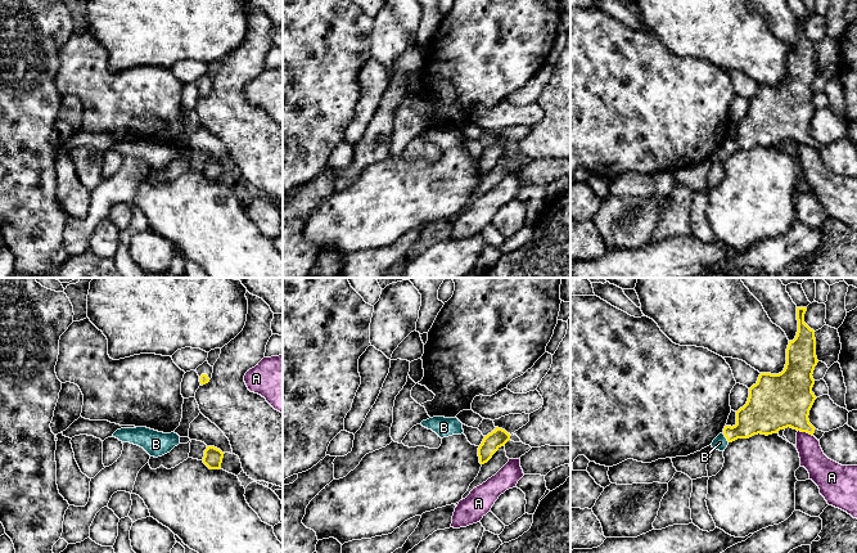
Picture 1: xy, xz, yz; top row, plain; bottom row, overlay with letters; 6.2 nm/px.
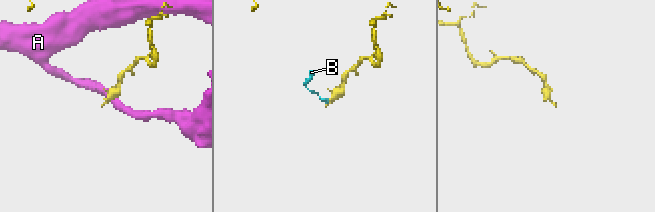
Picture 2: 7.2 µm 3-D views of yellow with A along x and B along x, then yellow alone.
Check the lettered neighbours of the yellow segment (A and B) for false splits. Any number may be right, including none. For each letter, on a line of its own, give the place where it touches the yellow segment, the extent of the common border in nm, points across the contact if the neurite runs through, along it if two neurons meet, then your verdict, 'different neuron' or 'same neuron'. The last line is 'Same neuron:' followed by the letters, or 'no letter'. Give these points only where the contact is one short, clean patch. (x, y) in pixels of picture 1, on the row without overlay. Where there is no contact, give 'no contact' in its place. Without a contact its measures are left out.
A: meets yellow in yz at (806, 143); contact 100 nm long; border along yz (798, 142), (806, 143), (812, 148); different neuron
B: meets yellow in yz at (725, 148); contact 80 nm long; runs through yz (758, 127), (742, 142), (725, 148), (720, 154); same neuron
Same neuron: B

